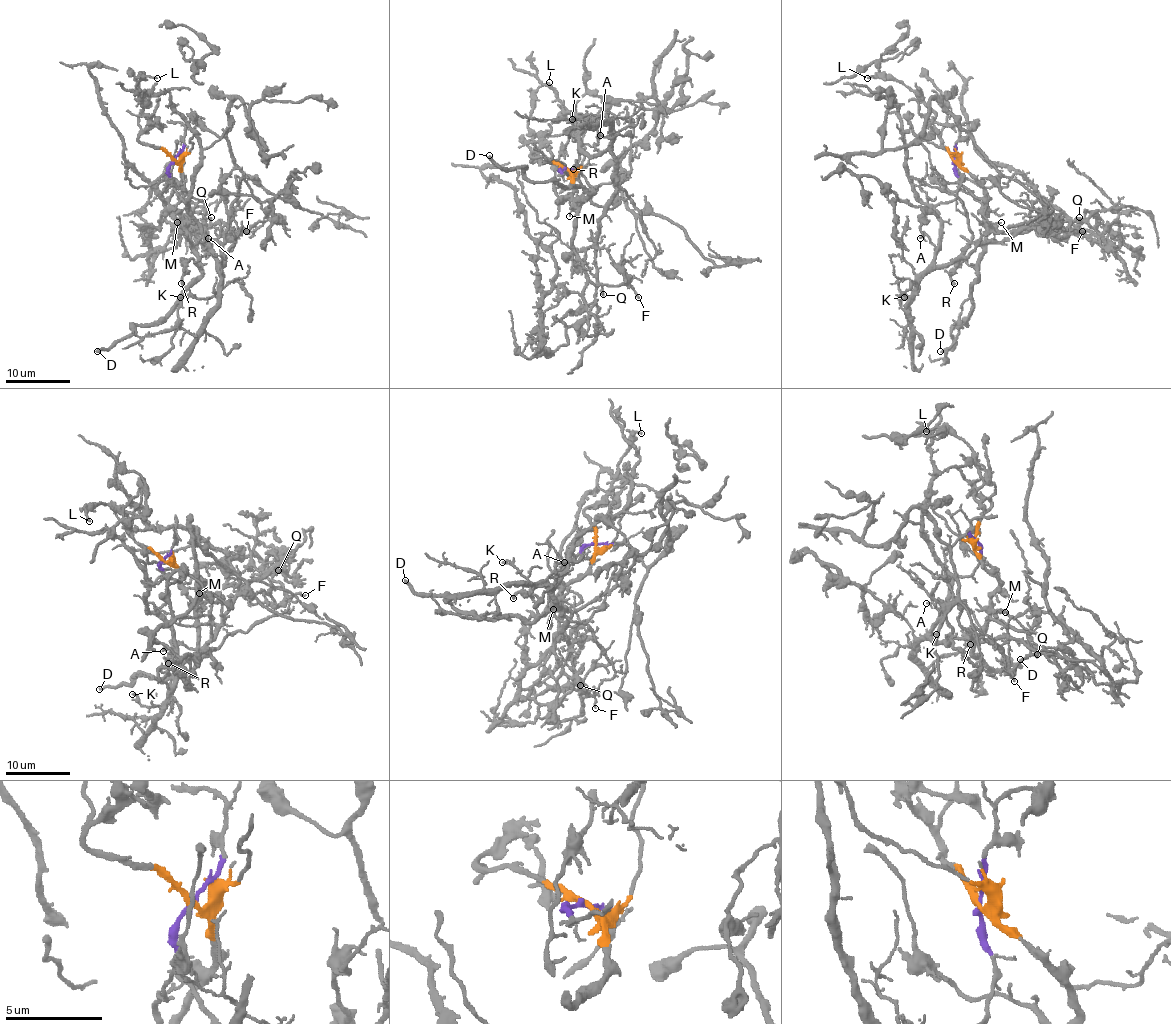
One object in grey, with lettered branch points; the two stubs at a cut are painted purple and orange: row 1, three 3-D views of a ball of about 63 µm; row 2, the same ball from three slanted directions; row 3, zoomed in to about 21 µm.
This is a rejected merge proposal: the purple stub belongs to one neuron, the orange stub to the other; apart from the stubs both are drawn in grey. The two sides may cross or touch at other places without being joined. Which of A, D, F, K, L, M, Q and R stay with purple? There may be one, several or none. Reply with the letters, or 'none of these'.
A, K

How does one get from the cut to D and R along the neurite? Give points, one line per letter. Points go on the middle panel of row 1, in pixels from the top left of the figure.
D: (567, 168), (573, 192), (560, 200), (583, 200), (592, 194), (530, 181), (525, 166), (501, 168), (490, 155)
R: (567, 168), (571, 174), (573, 192), (560, 200), (570, 197), (583, 200), (591, 189), (575, 166), (573, 170)

